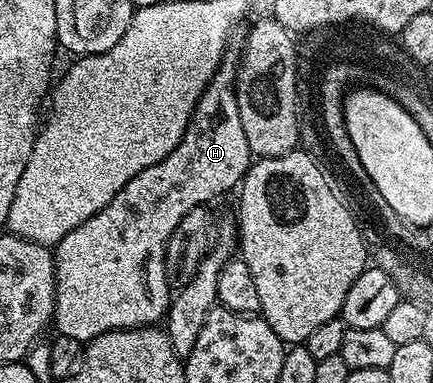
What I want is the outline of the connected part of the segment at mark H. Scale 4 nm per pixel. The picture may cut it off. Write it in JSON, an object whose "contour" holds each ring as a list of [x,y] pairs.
{"contour":[[[228,48],[223,53],[223,59],[219,61],[214,76],[209,80],[205,92],[201,92],[201,96],[197,100],[195,110],[191,113],[191,119],[183,133],[183,139],[177,144],[177,148],[173,148],[173,152],[169,152],[169,156],[165,156],[165,160],[153,164],[153,168],[145,168],[145,172],[137,172],[137,176],[133,176],[133,180],[129,180],[129,184],[125,184],[125,188],[121,188],[121,192],[117,192],[117,196],[113,196],[113,200],[109,200],[109,204],[105,204],[105,208],[101,208],[101,212],[89,216],[89,220],[85,220],[85,224],[73,228],[73,232],[69,232],[69,236],[65,236],[54,246],[55,317],[53,326],[54,329],[57,328],[56,331],[59,334],[73,336],[73,340],[86,344],[110,330],[132,330],[134,326],[154,326],[164,321],[173,297],[172,288],[165,280],[165,248],[169,244],[169,236],[173,236],[173,228],[177,228],[177,224],[181,224],[181,216],[185,216],[185,212],[189,212],[189,208],[214,203],[214,198],[221,197],[226,190],[234,191],[242,183],[243,177],[247,174],[253,161],[249,140],[245,140],[245,128],[241,128],[241,112],[237,108],[237,96],[235,95],[235,72],[239,68],[240,57],[240,51],[235,48]]]}

